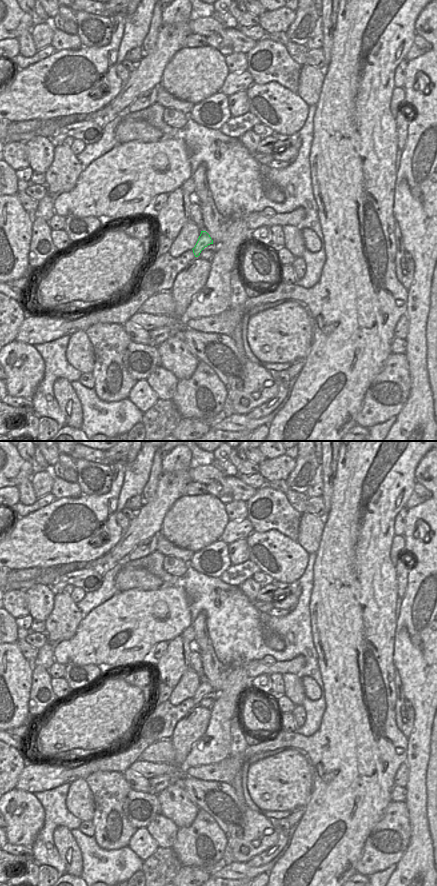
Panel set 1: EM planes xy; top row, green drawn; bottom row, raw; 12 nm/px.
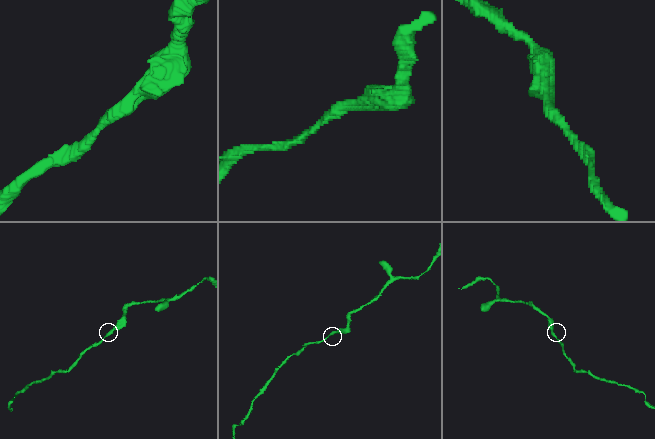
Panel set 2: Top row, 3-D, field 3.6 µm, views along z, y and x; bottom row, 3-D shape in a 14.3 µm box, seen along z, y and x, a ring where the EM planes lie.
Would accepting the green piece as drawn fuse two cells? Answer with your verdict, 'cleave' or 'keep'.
keep

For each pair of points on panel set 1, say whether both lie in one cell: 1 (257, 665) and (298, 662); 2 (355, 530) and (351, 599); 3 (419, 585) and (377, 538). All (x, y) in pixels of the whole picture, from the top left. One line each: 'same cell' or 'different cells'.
1: same cell
2: same cell
3: different cells

